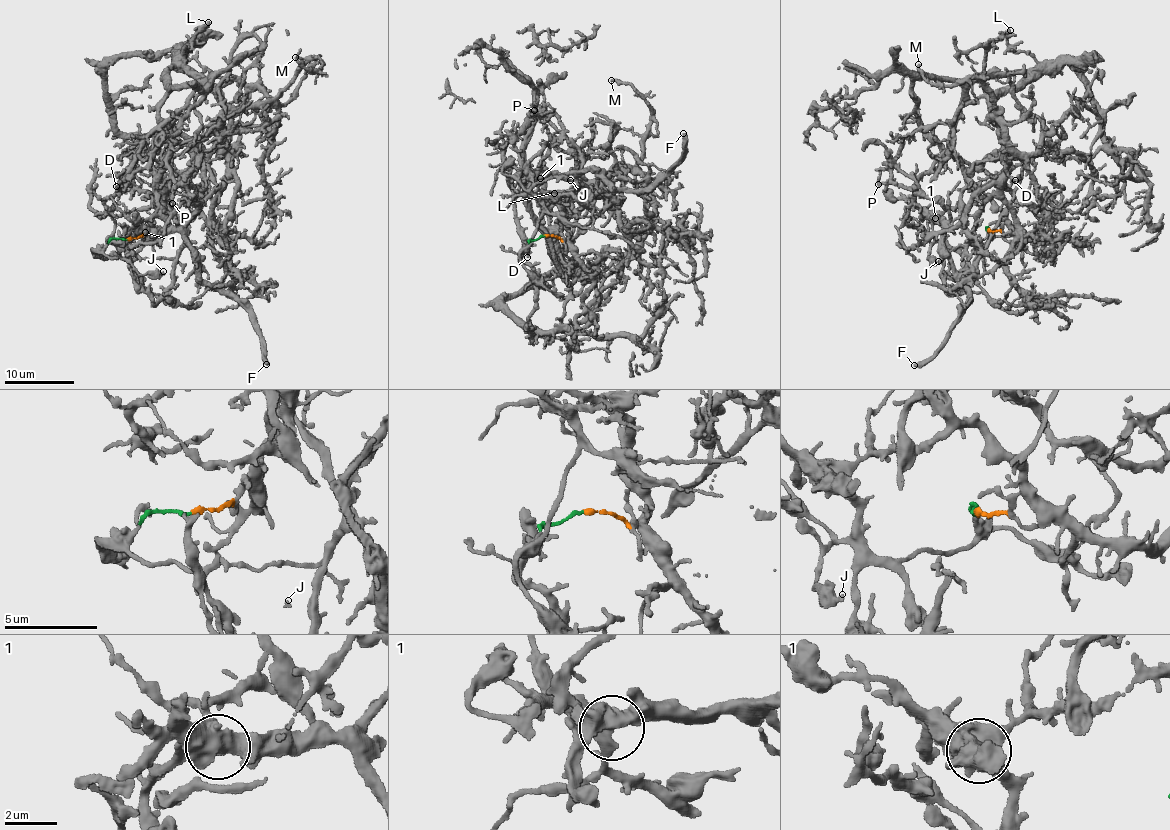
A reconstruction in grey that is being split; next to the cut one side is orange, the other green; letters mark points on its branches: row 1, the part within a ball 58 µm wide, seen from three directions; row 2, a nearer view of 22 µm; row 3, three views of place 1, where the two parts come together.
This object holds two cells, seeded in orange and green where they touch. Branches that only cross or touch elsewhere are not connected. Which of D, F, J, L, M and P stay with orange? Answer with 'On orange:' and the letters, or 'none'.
On orange: D, L, M, P

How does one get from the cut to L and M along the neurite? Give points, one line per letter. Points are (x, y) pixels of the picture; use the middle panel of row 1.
L: (546, 235), (568, 235), (542, 172), (520, 177), (528, 211), (551, 234), (545, 200), (554, 193)
M: (546, 235), (568, 235), (542, 172), (520, 177), (544, 229), (642, 151), (652, 108), (610, 80)

